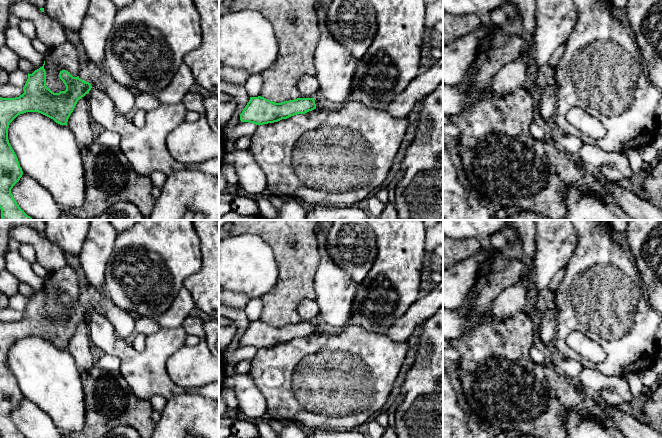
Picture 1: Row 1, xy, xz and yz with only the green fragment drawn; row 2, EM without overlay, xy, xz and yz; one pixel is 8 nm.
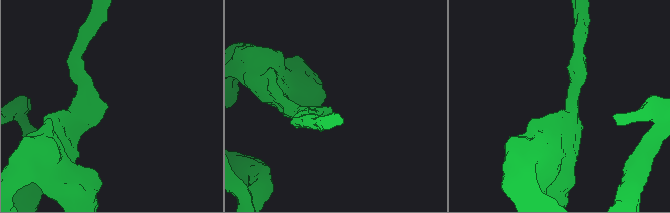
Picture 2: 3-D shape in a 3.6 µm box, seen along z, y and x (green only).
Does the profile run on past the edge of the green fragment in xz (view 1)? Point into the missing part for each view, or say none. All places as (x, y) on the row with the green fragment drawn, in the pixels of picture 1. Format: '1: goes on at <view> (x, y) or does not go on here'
1: does not go on here

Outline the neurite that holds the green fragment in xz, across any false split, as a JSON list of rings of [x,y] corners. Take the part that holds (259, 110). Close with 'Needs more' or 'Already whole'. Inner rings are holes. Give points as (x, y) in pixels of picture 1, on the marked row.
[[[250,97],[240,114],[241,122],[263,125],[278,122],[297,114],[305,114],[316,109],[314,98],[297,98],[275,103],[264,97]]]. Already whole

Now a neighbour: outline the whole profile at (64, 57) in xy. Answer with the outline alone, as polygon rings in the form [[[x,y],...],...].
[[[66,41],[45,54],[46,86],[54,93],[65,91],[66,86],[59,77],[62,70],[68,71],[73,77],[79,74],[78,52],[75,46]]]

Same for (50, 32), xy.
[[[18,2],[11,5],[10,13],[21,19],[34,23],[37,39],[49,49],[66,42],[65,28],[49,15],[28,2]]]

